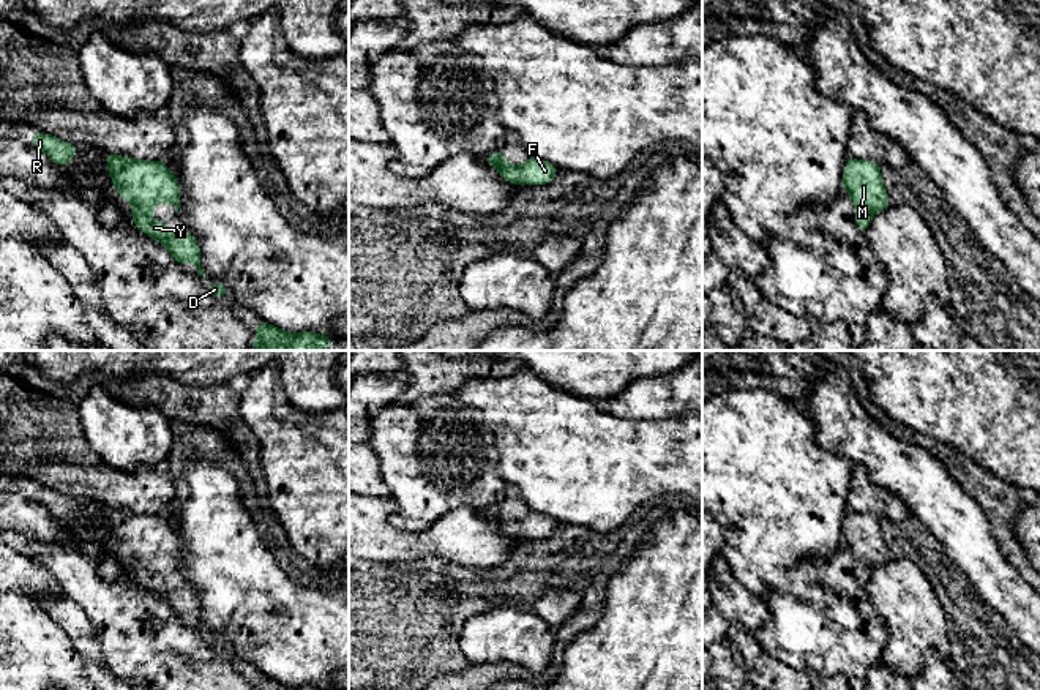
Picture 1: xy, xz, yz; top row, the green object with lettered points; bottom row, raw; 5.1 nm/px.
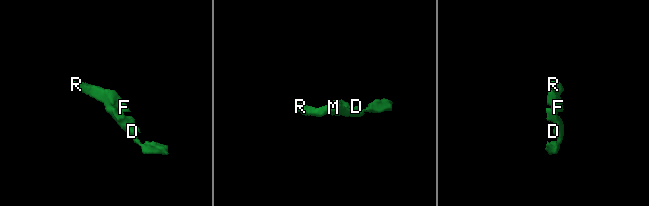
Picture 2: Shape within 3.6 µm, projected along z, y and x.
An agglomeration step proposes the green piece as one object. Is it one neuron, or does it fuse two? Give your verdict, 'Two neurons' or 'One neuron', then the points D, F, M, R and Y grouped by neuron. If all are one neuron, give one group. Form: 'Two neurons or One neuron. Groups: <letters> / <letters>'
One neuron. Groups: D F M R Y

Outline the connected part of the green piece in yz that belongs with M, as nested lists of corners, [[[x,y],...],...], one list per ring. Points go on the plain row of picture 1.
[[[847,512],[843,526],[843,542],[855,561],[855,578],[865,587],[871,570],[890,559],[887,543],[882,538],[881,518]]]

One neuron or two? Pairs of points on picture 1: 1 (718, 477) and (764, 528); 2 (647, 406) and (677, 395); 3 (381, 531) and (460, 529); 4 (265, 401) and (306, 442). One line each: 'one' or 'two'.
1: one
2: one
3: one
4: one

